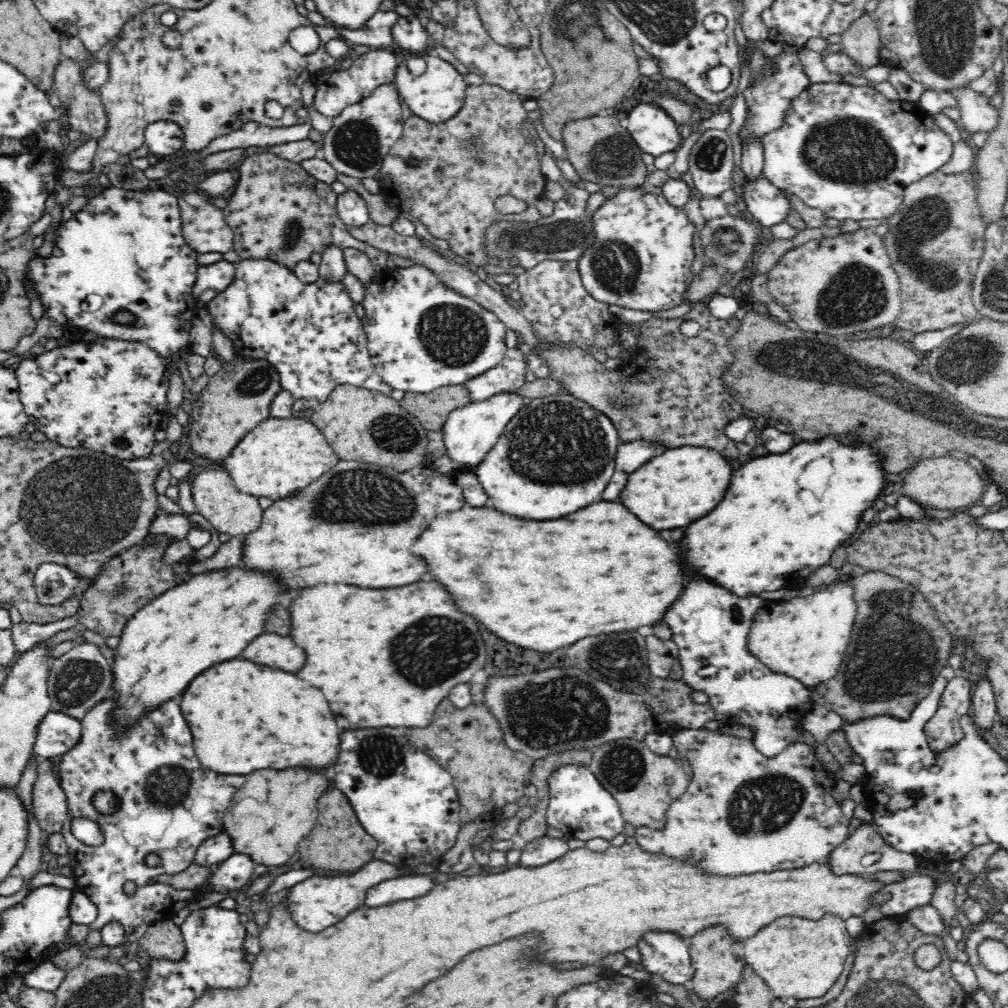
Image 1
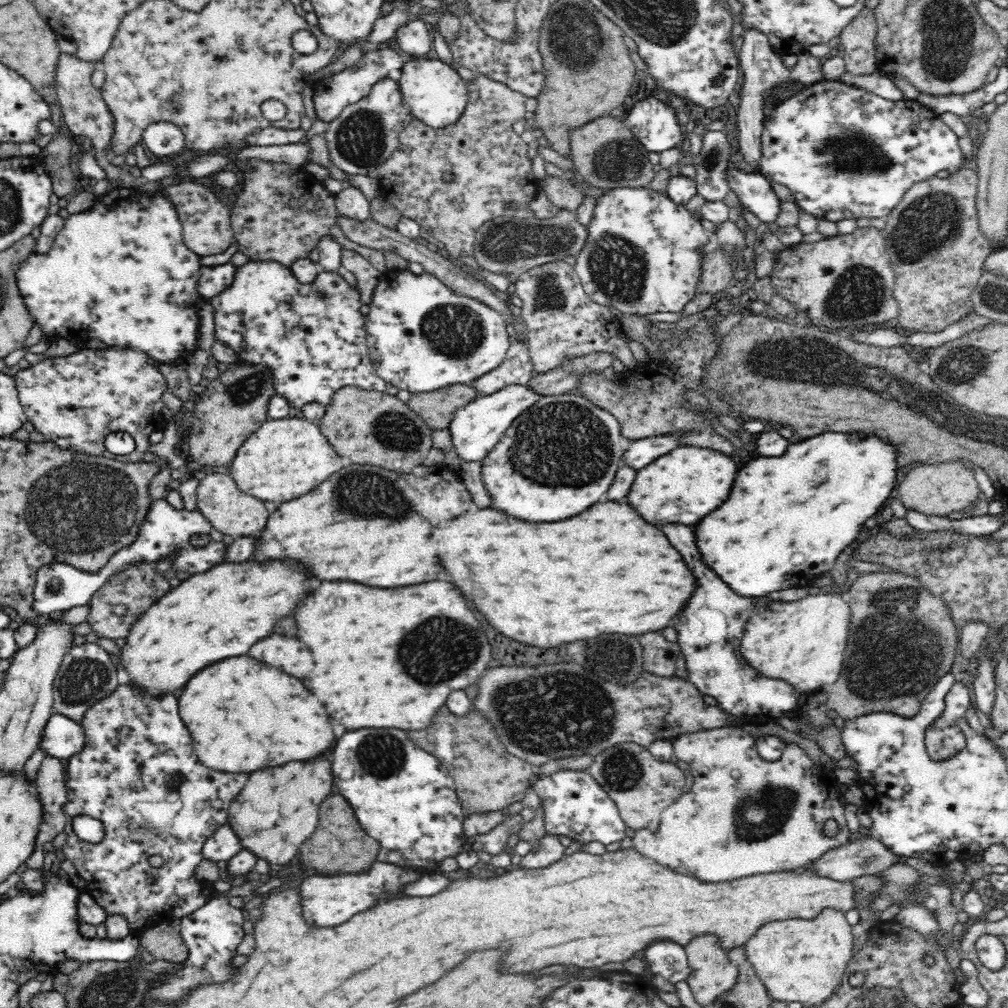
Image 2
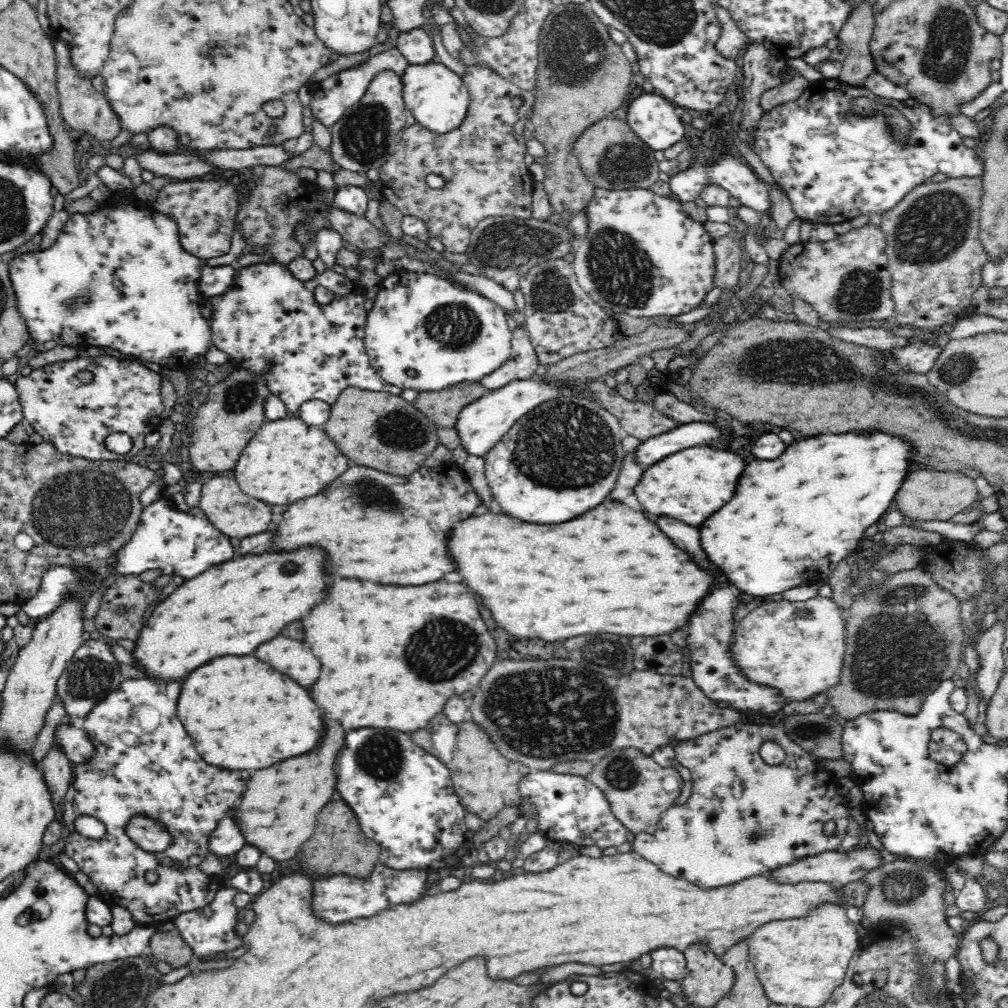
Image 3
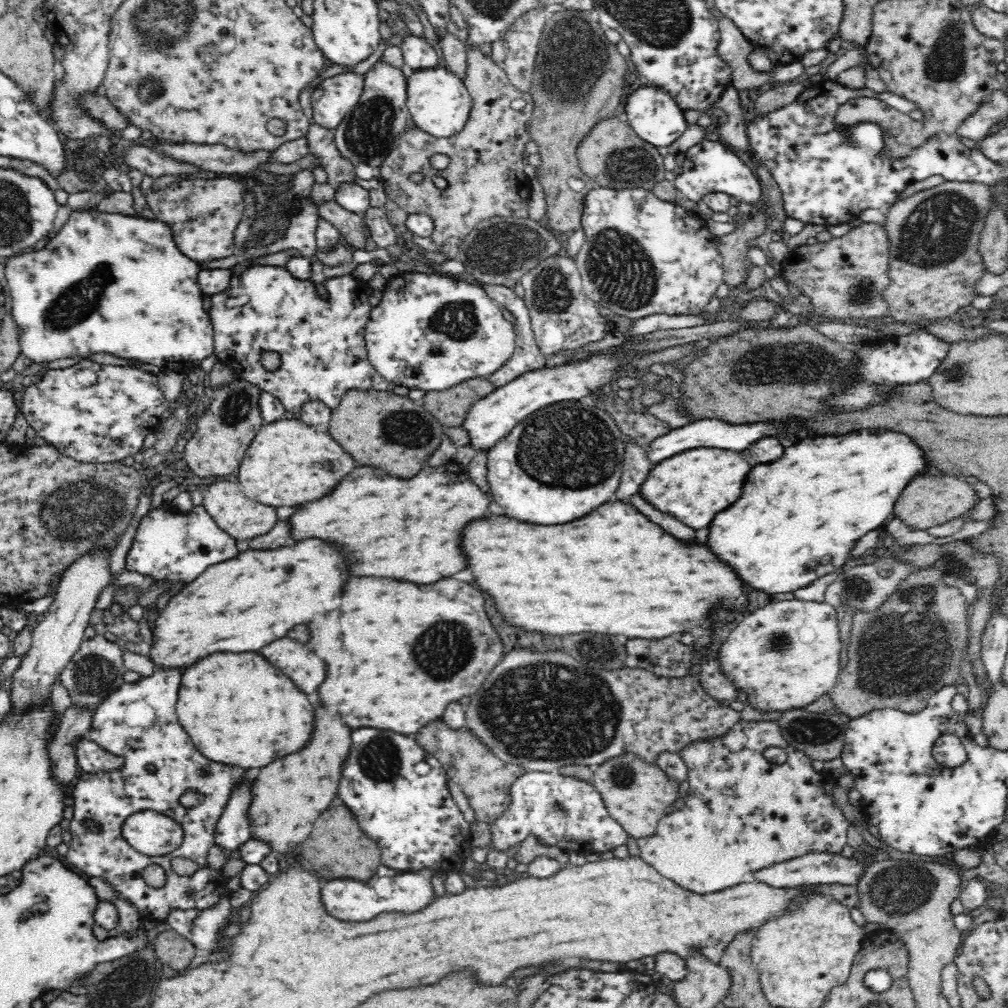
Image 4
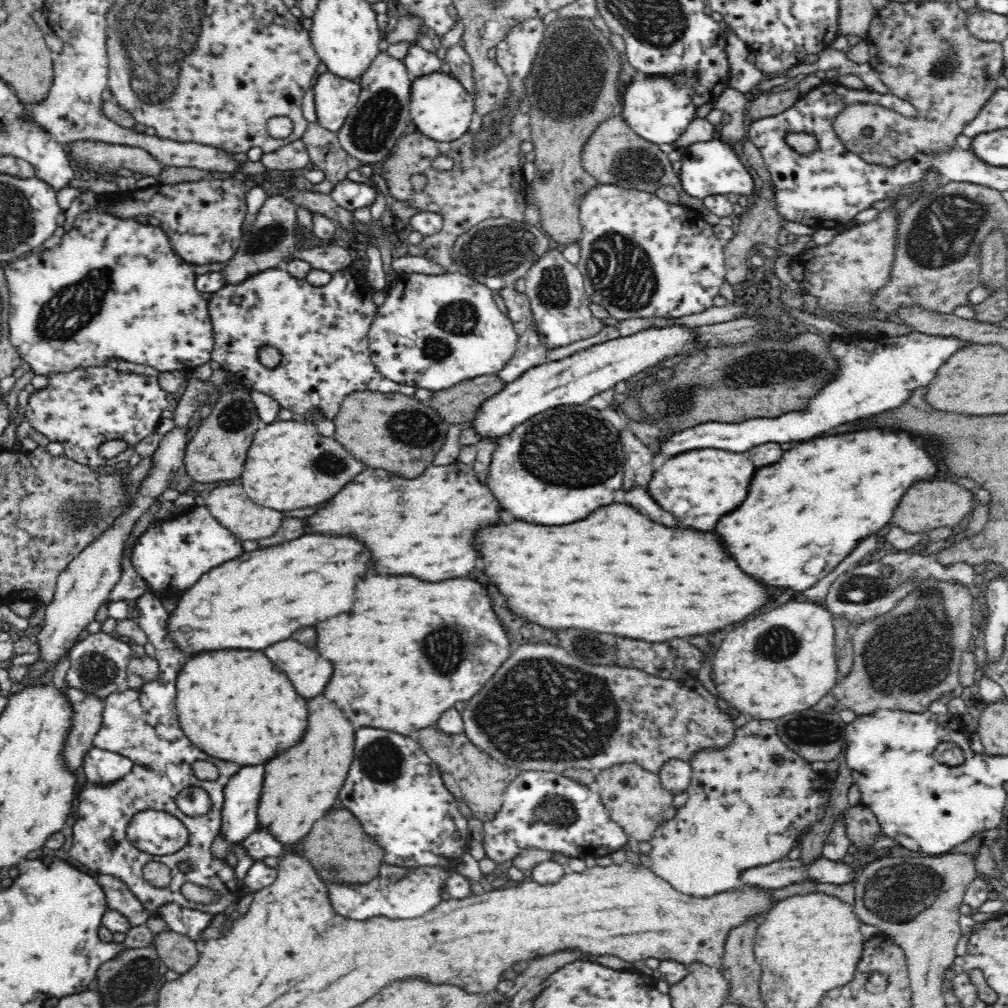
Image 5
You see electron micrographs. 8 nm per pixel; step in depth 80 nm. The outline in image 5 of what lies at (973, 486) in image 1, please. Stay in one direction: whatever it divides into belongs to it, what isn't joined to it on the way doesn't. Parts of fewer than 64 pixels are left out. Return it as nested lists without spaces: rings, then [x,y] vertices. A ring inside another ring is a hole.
[[[918,482],[914,484],[900,500],[900,506],[894,512],[894,518],[890,522],[890,526],[900,526],[905,532],[912,534],[927,534],[935,528],[946,526],[955,528],[962,526],[970,517],[973,508],[976,506],[974,501],[974,492],[964,489],[962,485],[950,484],[950,482]]]

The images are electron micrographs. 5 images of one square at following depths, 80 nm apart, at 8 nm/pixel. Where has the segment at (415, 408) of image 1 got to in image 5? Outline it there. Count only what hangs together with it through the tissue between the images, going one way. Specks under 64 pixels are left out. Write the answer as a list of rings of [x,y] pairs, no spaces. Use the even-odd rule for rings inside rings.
[[[498,374],[482,375],[459,382],[446,390],[433,391],[428,402],[446,424],[473,422],[482,403],[498,394],[505,384]]]

